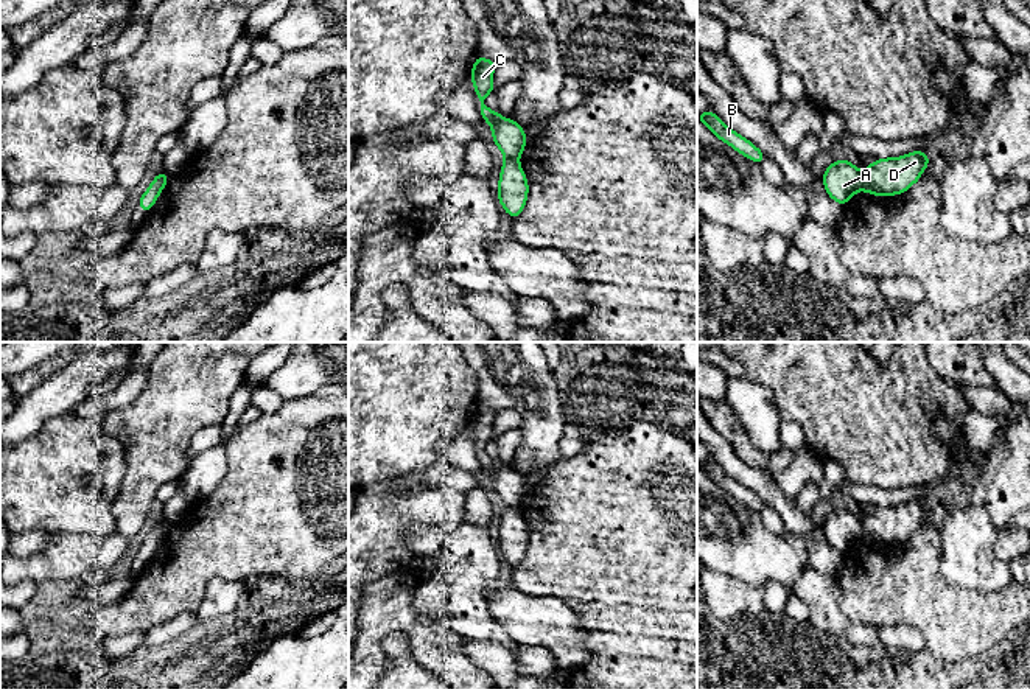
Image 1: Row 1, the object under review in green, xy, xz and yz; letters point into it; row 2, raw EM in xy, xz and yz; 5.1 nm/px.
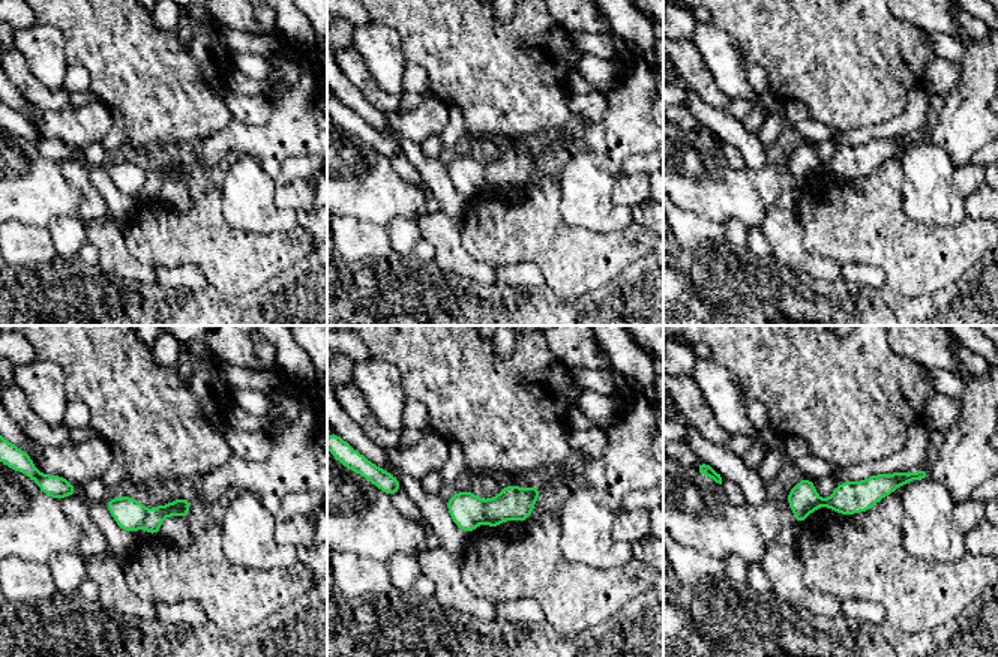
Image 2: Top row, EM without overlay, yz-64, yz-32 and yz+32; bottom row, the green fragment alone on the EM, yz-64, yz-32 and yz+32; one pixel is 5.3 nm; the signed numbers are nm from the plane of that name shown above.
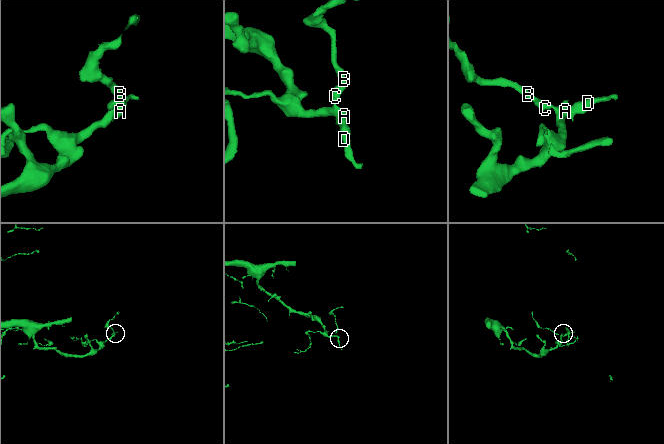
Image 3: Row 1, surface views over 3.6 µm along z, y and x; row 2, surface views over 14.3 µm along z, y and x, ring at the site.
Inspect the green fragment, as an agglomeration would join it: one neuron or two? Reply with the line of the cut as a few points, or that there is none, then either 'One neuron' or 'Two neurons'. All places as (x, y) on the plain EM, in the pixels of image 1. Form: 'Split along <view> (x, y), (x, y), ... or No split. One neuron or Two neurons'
Split along yz (862, 521), (862, 534), (859, 537). Two neurons

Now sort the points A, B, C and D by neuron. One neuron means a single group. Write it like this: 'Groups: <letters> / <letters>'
Groups: A B C / D

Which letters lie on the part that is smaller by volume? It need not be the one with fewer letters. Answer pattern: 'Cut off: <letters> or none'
Cut off: D

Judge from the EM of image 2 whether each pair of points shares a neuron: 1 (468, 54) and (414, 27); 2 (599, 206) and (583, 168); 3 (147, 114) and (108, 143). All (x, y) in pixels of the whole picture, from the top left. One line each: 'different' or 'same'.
1: same
2: same
3: different

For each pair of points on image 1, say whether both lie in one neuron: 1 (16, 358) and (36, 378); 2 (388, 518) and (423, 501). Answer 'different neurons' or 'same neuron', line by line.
1: different neurons
2: same neuron

